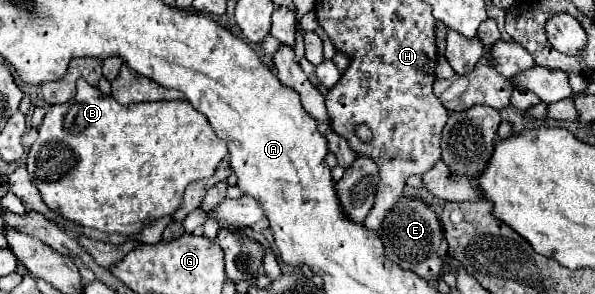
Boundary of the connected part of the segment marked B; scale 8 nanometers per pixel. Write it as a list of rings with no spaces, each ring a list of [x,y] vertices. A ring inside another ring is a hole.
[[[78,79],[74,99],[52,105],[46,113],[38,129],[38,139],[28,151],[28,171],[42,201],[64,219],[104,233],[128,237],[140,233],[160,217],[174,215],[182,205],[184,189],[192,181],[212,177],[226,155],[226,143],[214,135],[206,117],[186,99],[120,105],[112,95],[104,95],[84,79]]]

